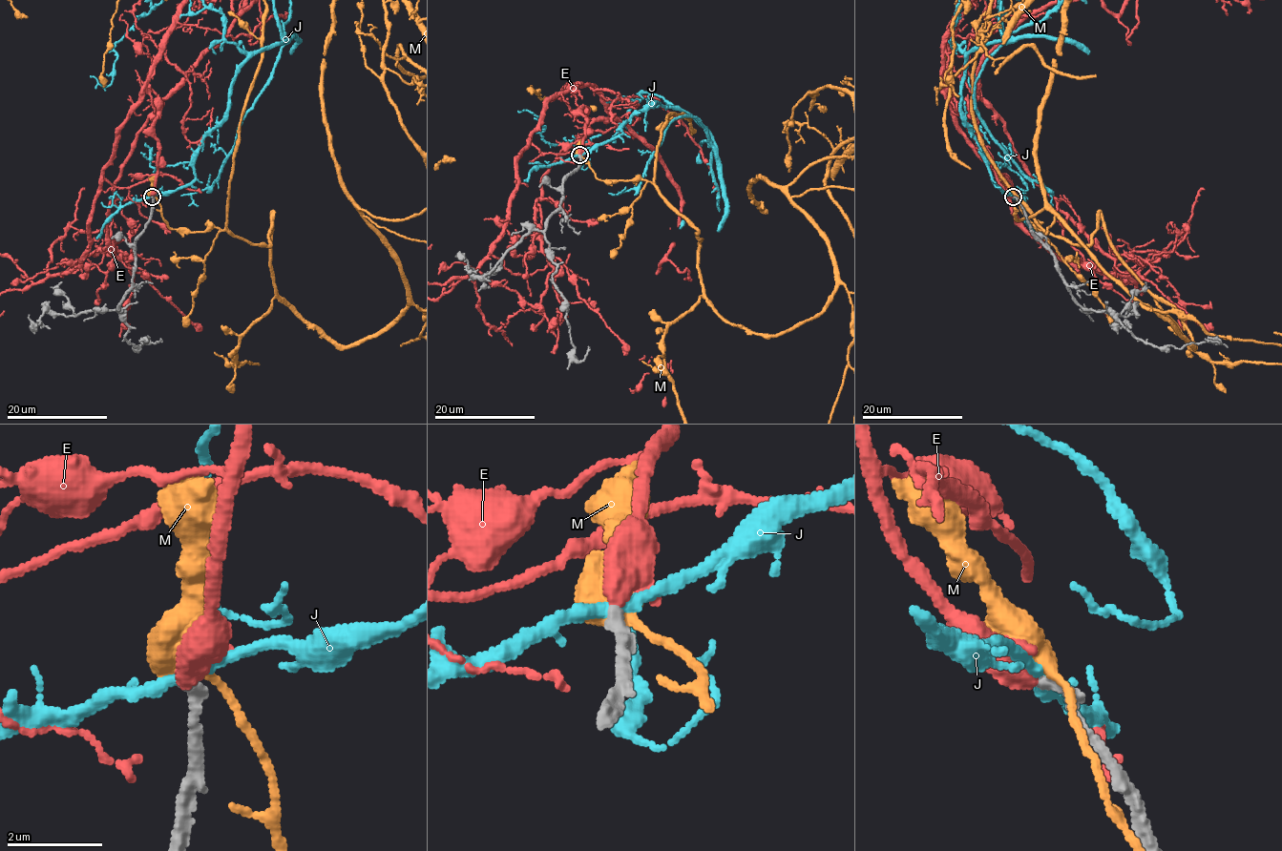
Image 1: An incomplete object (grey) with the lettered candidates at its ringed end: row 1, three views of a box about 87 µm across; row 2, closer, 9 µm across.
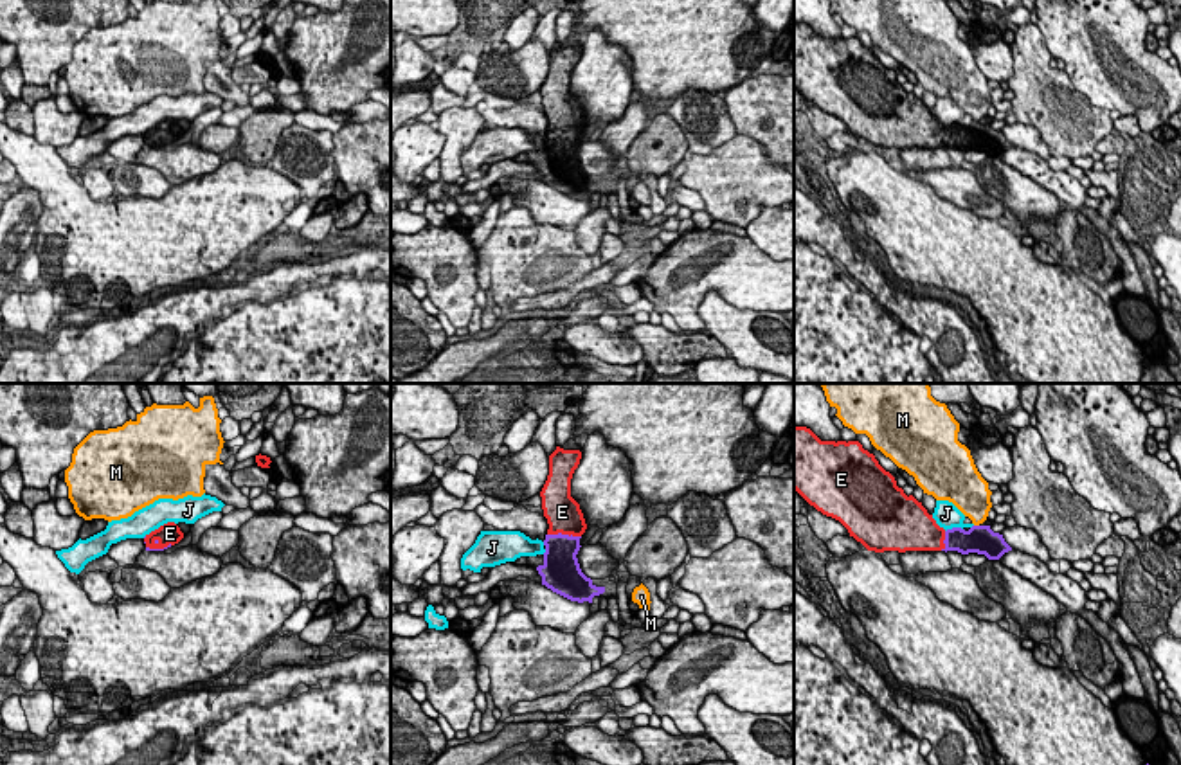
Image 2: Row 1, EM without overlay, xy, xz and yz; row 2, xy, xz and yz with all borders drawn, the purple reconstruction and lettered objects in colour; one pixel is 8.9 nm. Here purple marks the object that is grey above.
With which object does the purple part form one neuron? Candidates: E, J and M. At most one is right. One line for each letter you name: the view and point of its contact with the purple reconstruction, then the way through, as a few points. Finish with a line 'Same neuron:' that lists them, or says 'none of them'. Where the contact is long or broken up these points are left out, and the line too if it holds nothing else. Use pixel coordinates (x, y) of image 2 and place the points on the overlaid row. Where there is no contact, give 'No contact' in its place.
E: Touches purple at xz (564, 535). Path across: xz (560, 562), (564, 535), (562, 512)
Same neuron: E

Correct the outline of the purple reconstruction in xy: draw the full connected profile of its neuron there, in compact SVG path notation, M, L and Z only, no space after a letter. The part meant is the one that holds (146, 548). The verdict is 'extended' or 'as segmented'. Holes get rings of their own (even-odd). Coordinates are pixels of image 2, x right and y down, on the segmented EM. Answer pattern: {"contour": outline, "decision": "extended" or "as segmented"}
{"contour": "M167 522L144 536L146 551L164 551L184 538L175 522Z", "decision": "extended"}

